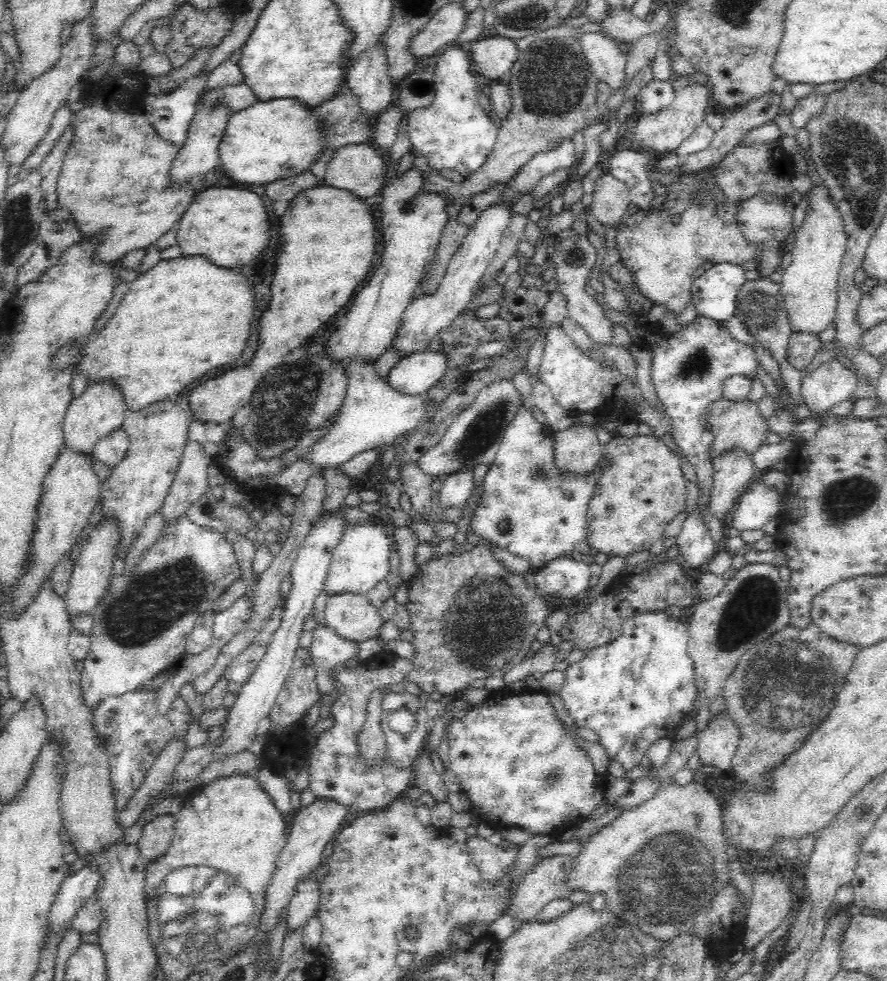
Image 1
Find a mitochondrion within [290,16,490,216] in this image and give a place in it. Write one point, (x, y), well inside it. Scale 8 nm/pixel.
(420, 87)

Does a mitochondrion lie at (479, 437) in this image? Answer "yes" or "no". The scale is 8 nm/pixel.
yes

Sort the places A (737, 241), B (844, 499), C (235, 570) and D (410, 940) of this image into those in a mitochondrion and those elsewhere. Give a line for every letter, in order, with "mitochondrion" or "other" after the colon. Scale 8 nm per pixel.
A: other
B: mitochondrion
C: other
D: mitochondrion

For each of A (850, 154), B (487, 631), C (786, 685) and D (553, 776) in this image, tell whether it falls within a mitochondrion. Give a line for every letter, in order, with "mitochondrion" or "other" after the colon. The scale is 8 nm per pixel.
A: mitochondrion
B: mitochondrion
C: mitochondrion
D: mitochondrion

